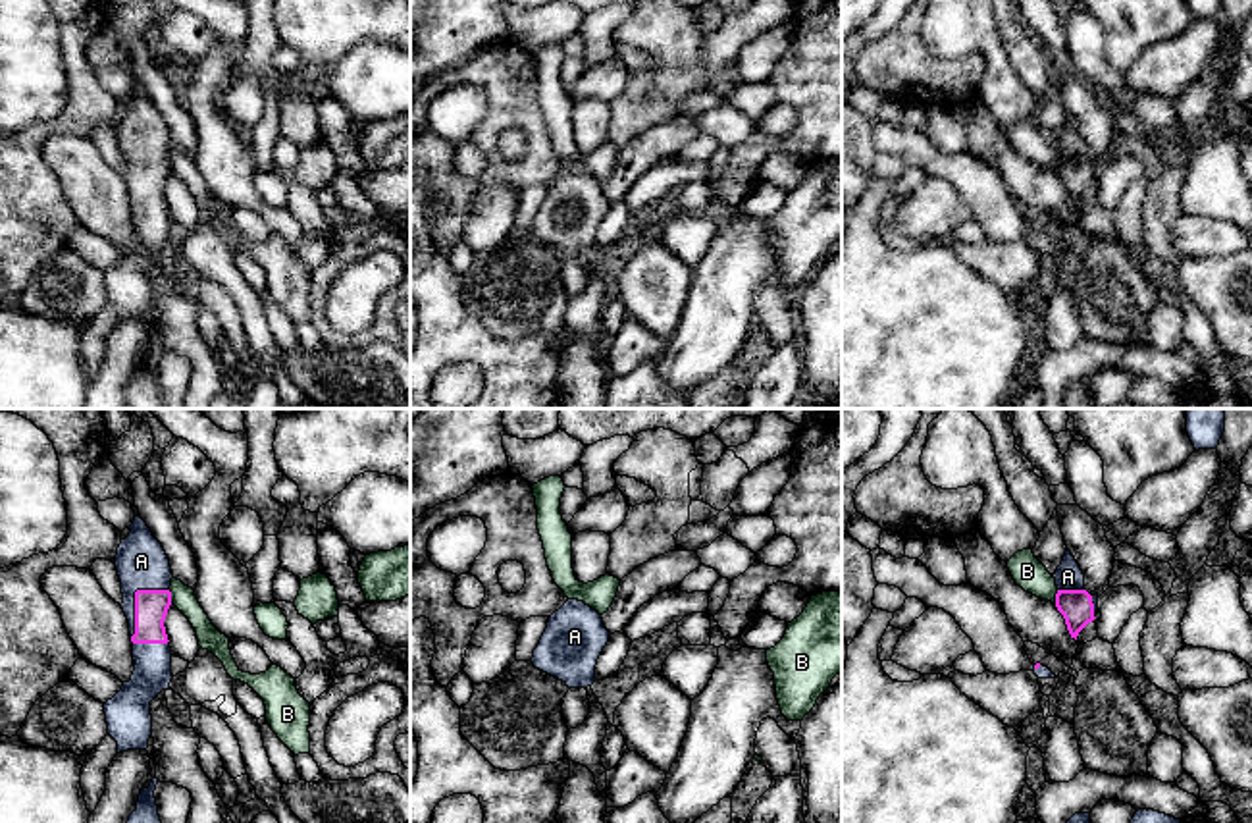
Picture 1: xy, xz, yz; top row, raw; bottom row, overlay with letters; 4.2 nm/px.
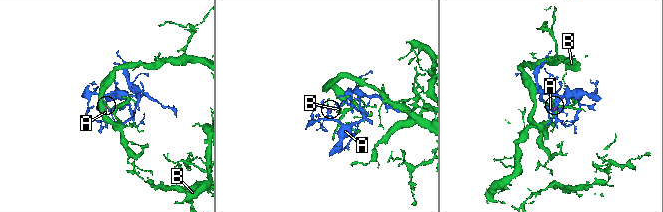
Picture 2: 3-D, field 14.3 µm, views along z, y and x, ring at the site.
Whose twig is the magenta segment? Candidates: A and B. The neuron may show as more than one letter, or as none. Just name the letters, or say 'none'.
A

